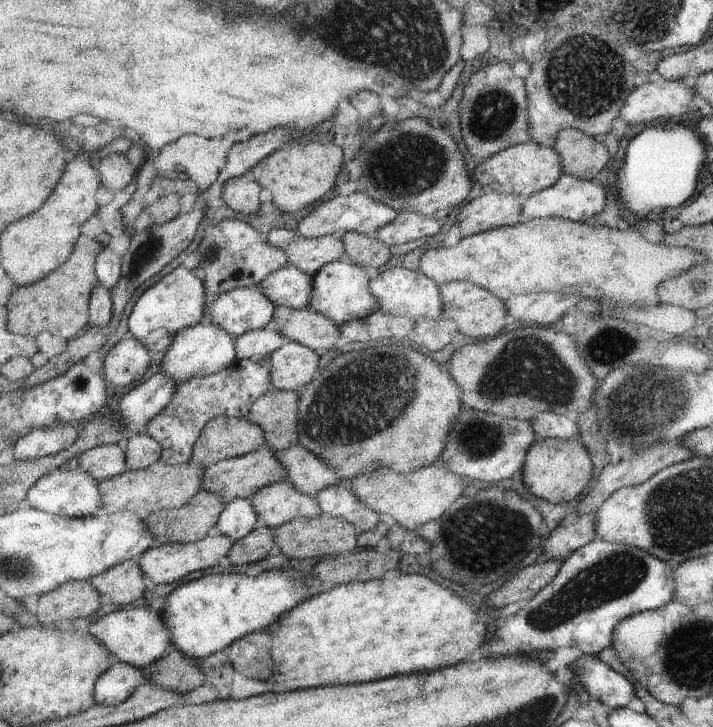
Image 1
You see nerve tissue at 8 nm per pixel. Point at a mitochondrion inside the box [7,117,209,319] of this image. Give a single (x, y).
(145, 250)

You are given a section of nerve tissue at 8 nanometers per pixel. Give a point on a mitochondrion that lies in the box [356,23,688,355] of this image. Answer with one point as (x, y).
(582, 85)

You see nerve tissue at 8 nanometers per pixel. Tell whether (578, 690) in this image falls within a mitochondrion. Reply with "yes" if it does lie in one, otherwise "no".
no

